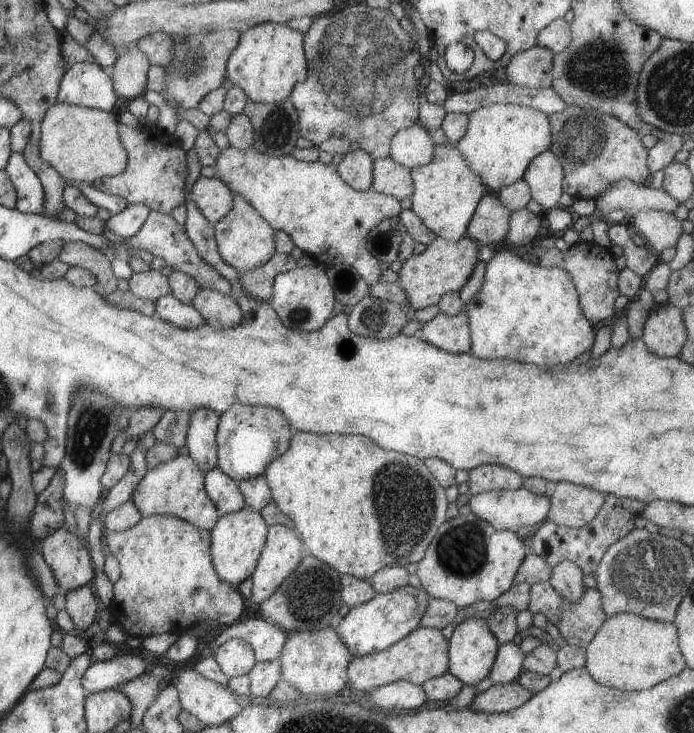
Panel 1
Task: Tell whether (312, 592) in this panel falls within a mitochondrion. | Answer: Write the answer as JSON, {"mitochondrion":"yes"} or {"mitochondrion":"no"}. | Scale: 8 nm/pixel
{"mitochondrion":"yes"}

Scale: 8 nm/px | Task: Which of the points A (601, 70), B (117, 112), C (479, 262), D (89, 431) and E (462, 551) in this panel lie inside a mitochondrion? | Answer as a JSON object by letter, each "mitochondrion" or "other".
{"A":"mitochondrion","B":"other","C":"other","D":"mitochondrion","E":"mitochondrion"}

